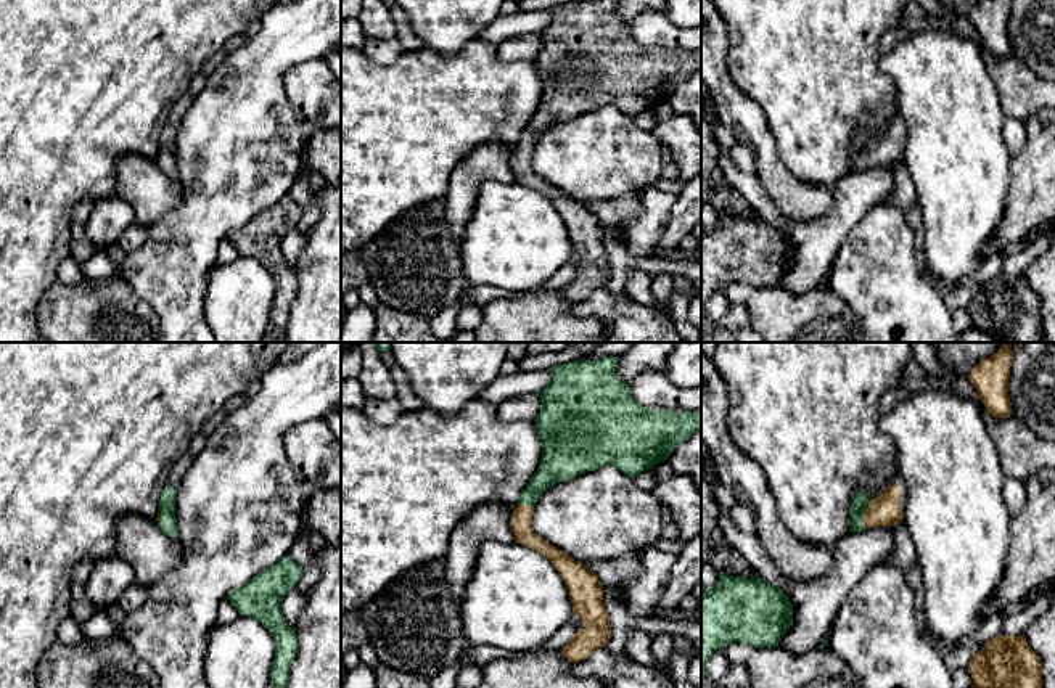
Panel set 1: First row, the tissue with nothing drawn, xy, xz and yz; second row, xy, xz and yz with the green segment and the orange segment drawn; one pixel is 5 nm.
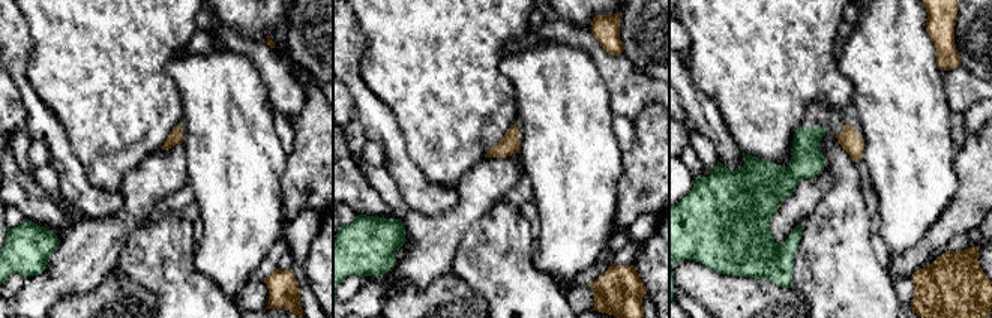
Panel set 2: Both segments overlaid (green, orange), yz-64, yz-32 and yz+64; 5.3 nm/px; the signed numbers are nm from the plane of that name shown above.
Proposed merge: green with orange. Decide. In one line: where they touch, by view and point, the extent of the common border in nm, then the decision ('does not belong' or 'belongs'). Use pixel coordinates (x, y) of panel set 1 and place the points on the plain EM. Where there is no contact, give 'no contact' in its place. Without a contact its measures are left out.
contact yz (862, 155); length 130 nm; belongs

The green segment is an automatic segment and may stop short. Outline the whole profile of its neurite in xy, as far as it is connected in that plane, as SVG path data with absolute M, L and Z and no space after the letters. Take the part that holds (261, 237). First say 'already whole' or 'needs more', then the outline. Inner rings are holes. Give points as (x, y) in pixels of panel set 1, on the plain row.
already whole | M286 195L227 236L241 256L262 262L272 273L277 285L272 326L277 330L286 328L298 291L298 276L285 260L281 243L286 233L298 225L302 214L304 209Z

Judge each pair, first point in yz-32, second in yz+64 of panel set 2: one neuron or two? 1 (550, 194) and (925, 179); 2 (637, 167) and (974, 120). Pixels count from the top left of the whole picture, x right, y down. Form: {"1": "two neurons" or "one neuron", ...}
{"1": "one neuron", "2": "two neurons"}

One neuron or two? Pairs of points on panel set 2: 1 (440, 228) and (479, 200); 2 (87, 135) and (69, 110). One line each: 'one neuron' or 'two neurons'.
1: one neuron
2: one neuron

